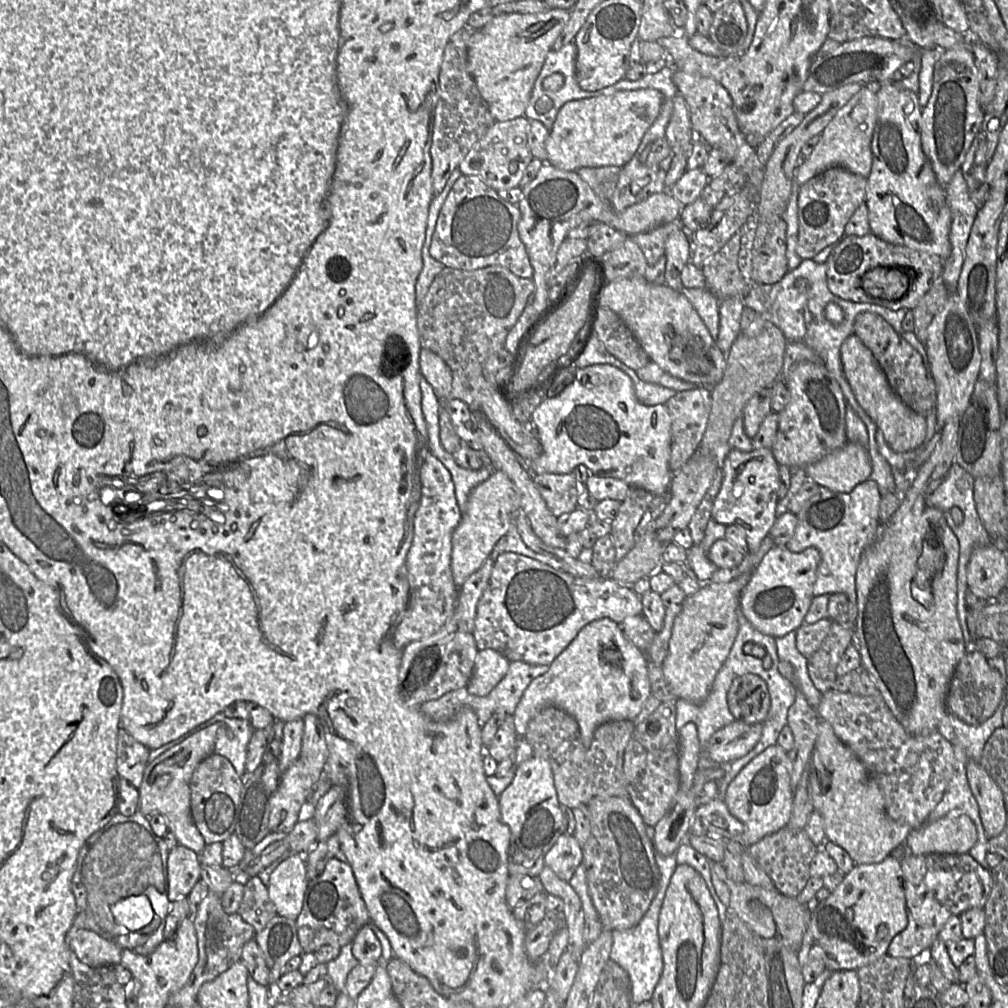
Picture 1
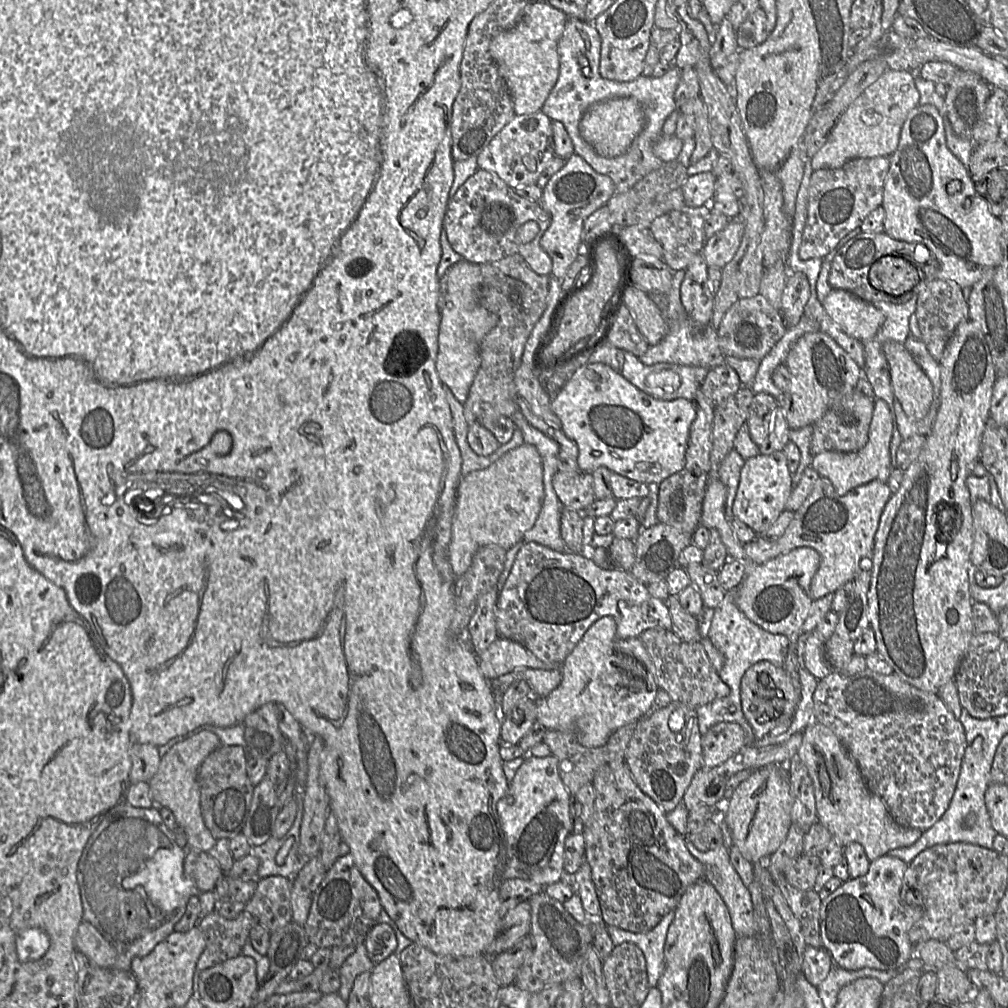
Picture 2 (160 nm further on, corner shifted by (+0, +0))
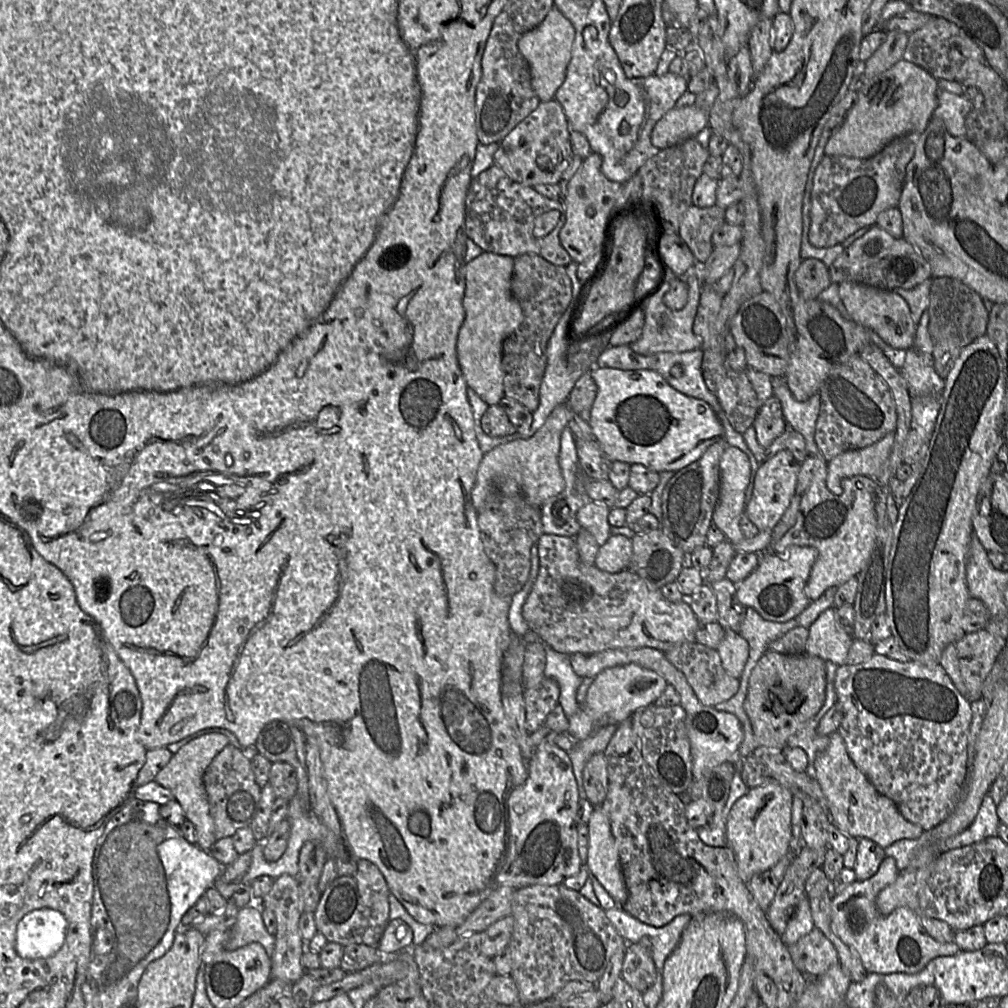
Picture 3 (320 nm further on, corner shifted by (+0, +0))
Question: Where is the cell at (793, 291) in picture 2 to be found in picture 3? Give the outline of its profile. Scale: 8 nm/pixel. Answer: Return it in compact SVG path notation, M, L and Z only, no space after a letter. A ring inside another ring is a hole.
M816 258L804 259L795 272L794 280L804 299L815 299L831 283L829 267Z

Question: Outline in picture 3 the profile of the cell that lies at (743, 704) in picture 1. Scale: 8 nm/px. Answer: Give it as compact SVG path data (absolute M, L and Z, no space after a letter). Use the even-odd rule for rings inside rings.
M767 650L751 671L748 691L744 700L744 710L759 747L782 750L787 740L812 719L821 709L826 699L826 661L807 653L788 655Z

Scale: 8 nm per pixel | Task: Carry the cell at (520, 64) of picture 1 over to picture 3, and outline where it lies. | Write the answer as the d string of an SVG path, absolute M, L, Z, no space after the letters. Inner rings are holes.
M556 6L550 9L545 19L533 30L525 33L518 41L518 49L530 68L531 85L540 102L554 99L563 84L566 68L571 58L575 28Z

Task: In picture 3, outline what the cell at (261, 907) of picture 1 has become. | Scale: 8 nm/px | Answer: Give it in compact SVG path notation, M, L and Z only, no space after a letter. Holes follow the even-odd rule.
M288 874L281 875L275 879L269 893L256 902L258 902L262 909L271 910L277 920L275 949L271 957L272 979L281 979L289 984L293 984L306 973L306 970L301 964L301 959L306 951L307 943L302 939L299 931L299 919L303 913L303 901L300 896L298 877L293 877Z

